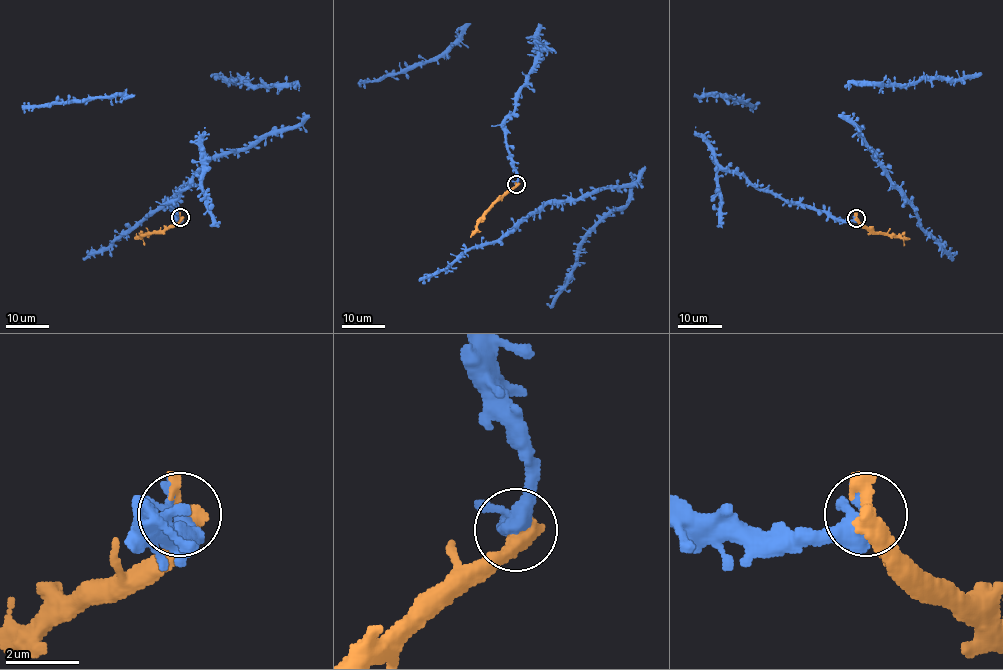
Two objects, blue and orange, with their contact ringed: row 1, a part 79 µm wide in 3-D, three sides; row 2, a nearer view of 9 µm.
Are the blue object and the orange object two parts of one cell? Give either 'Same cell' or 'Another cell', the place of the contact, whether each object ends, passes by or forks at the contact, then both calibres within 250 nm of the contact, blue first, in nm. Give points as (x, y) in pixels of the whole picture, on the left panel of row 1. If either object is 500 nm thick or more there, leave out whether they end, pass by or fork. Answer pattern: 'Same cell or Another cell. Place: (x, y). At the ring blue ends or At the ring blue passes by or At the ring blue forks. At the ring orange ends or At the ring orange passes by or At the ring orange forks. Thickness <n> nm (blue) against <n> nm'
Same cell. Place: (180, 217). Thickness 460 nm (blue) against 600 nm

